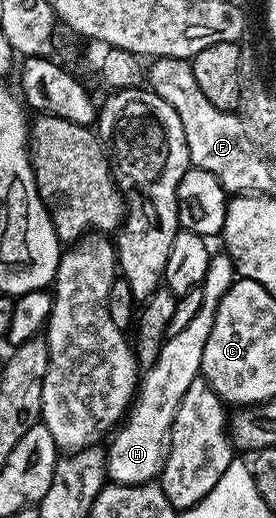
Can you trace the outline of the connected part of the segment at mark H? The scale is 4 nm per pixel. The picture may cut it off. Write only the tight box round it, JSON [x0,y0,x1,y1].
[106,252,235,484]

